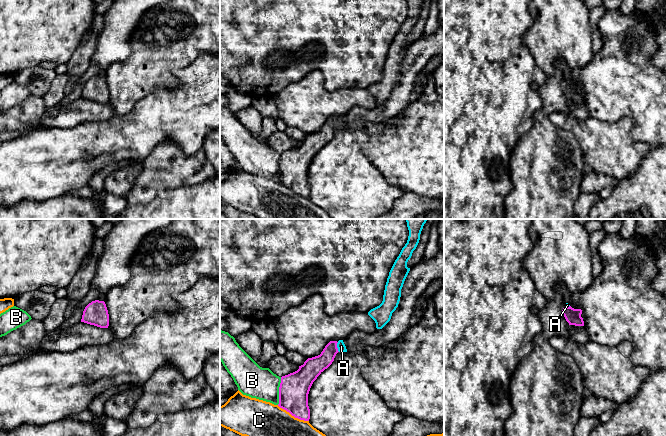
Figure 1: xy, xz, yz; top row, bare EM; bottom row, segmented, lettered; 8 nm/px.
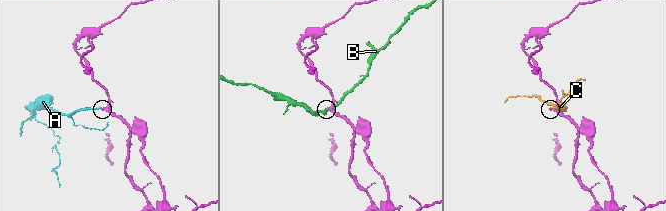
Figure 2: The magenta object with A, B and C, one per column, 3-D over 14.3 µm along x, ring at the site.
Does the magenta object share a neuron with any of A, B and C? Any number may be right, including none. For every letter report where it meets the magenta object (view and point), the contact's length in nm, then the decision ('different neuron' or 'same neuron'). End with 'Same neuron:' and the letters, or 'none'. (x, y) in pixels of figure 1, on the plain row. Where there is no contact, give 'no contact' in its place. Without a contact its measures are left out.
A: meets magenta in xz at (336, 123); contact 80 nm long; same neuron
B: meets magenta in xz at (279, 167); contact 220 nm long; different neuron
C: meets magenta in xz at (293, 191); contact 280 nm long; different neuron
Same neuron: A

